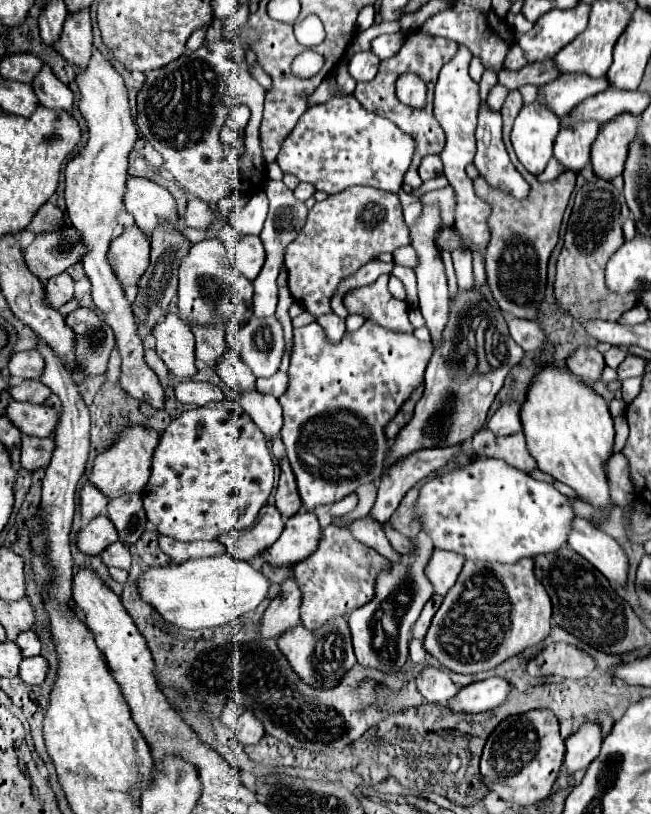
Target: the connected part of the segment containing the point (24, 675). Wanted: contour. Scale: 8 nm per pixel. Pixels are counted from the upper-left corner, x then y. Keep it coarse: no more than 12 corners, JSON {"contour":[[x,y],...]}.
{"contour":[[42,656],[24,658],[18,676],[26,684],[42,684],[48,662]]}

